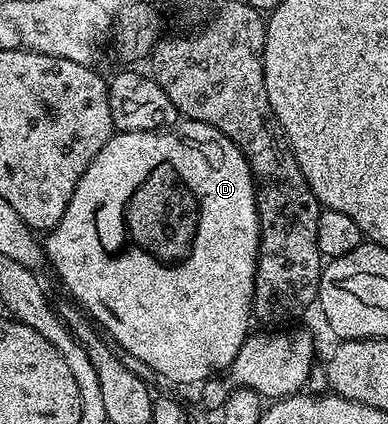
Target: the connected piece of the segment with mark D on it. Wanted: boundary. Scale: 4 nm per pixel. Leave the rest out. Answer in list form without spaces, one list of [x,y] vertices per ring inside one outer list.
[[[187,120],[178,125],[177,131],[116,131],[109,138],[109,142],[101,146],[97,158],[89,162],[85,174],[81,174],[81,182],[77,182],[77,190],[73,198],[69,198],[69,206],[61,222],[46,233],[45,251],[50,267],[55,267],[60,282],[71,291],[70,299],[110,339],[125,346],[125,350],[129,350],[133,358],[141,358],[141,362],[145,362],[145,366],[152,368],[164,381],[199,386],[204,380],[227,372],[248,338],[250,324],[253,324],[251,300],[255,296],[255,271],[259,261],[259,207],[255,201],[255,189],[255,178],[241,150],[229,138],[225,138],[221,130],[213,126]]]

